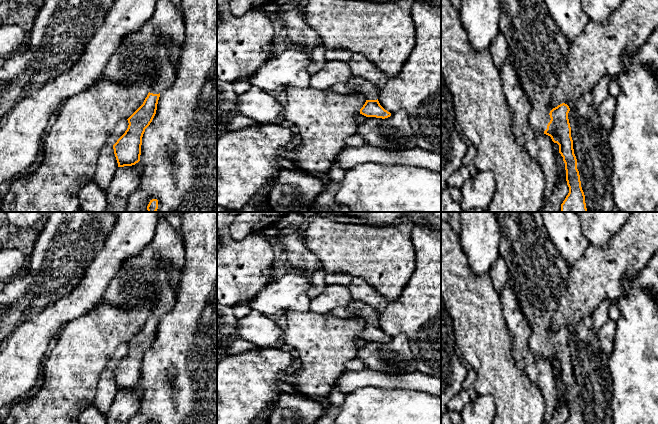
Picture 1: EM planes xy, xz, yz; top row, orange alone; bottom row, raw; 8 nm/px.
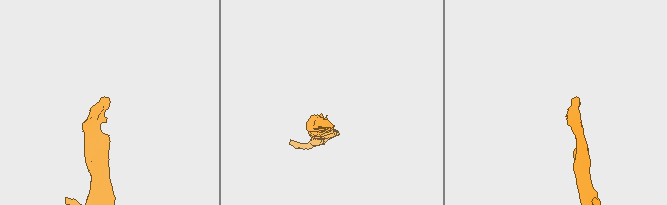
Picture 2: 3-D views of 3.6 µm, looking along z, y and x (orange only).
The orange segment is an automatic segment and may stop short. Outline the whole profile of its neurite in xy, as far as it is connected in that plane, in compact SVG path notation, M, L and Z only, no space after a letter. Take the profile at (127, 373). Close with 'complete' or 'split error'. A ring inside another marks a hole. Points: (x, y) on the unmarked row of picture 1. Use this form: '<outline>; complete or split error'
M162 214L159 215L154 239L136 256L127 259L110 281L101 298L102 303L133 311L143 305L144 299L152 299L149 317L143 328L127 343L128 352L113 369L118 391L132 390L140 385L142 361L152 346L160 317L172 310L177 291L168 267L181 270L185 263L183 240L178 229L173 228Z; split error

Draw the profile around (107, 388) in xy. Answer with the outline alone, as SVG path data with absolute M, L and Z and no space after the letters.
M105 369L100 375L98 390L92 404L100 412L106 414L111 407L117 392L118 387L114 378L113 370Z

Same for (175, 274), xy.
M168 266L168 270L171 272L171 278L173 281L173 285L175 286L175 289L178 292L178 283L179 283L179 279L180 279L181 270L175 270L171 266Z

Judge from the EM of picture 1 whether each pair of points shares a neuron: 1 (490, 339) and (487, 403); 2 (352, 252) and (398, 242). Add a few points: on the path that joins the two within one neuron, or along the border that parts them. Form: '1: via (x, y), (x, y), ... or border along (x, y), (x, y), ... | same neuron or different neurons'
1: border along (479, 394), (489, 394), (493, 398), (495, 413) | different neurons
2: via (363, 252), (385, 252), (387, 250) | same neuron

